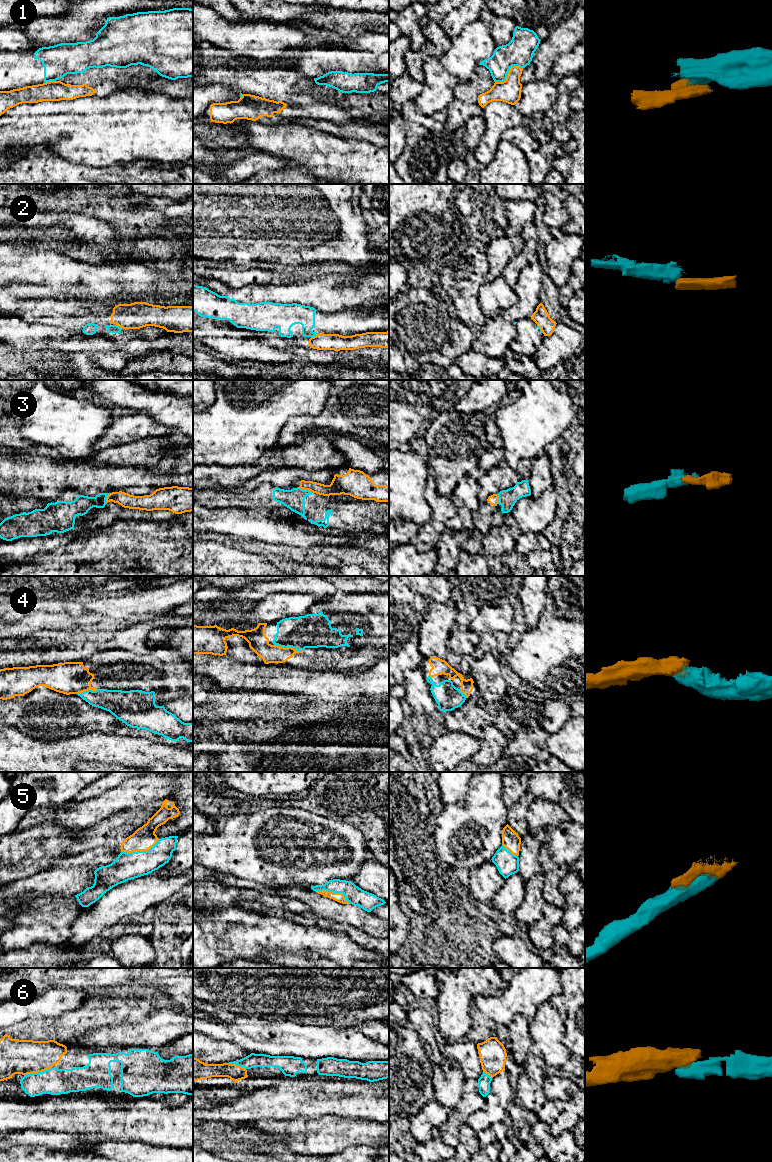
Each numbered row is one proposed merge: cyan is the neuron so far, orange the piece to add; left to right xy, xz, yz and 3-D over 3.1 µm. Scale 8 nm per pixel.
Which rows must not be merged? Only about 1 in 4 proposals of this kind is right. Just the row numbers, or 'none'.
1, 2, 3

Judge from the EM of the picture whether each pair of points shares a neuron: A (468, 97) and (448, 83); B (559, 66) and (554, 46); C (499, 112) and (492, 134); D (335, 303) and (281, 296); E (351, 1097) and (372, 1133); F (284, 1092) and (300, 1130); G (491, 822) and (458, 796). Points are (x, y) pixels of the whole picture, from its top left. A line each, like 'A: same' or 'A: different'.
A: different
B: different
C: same
D: same
E: different
F: different
G: different

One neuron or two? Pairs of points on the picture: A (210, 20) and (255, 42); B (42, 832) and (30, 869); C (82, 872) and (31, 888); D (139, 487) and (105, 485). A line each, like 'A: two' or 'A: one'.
A: one
B: one
C: one
D: one

